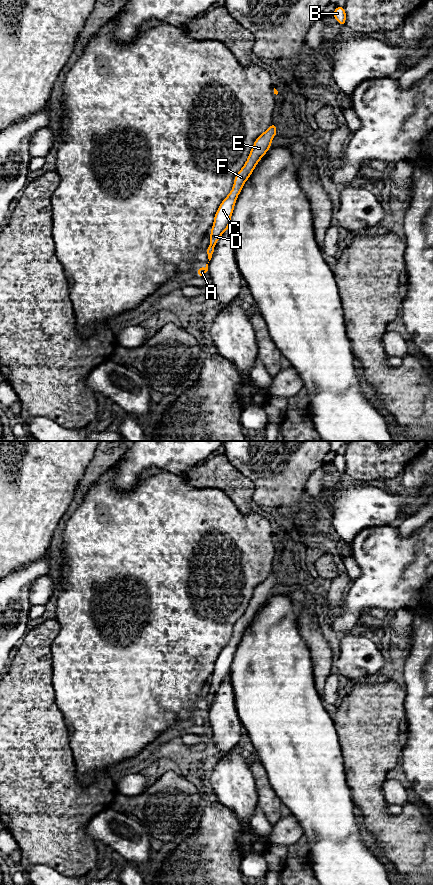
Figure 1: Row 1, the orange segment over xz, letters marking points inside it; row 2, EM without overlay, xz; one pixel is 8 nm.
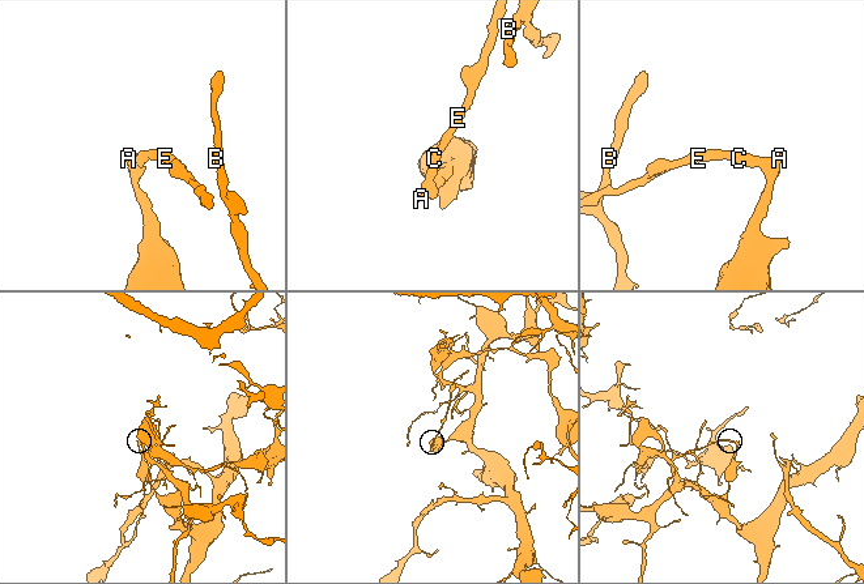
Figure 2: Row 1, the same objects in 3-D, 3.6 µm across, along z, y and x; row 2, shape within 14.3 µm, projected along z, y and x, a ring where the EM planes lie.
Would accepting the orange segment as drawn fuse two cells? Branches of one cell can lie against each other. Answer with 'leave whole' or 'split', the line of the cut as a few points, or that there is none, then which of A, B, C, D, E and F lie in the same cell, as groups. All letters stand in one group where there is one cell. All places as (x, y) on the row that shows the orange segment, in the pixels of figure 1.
split; cut xz (210, 244), (213, 246); groups A B / C D E F

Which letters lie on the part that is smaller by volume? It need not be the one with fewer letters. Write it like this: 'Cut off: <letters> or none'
Cut off: C, D, E, F

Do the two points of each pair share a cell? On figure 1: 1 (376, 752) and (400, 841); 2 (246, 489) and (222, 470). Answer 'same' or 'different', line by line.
1: same
2: same

